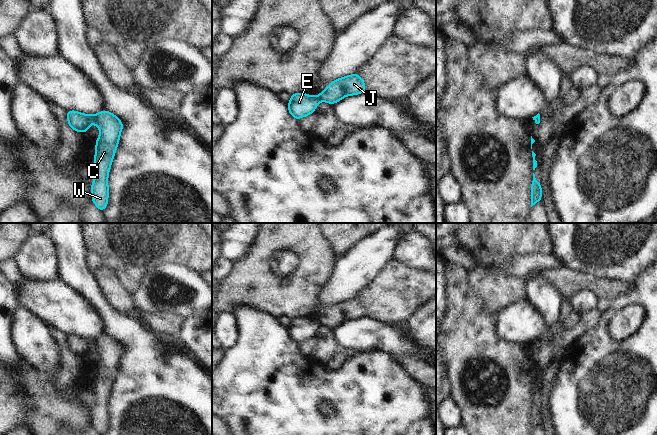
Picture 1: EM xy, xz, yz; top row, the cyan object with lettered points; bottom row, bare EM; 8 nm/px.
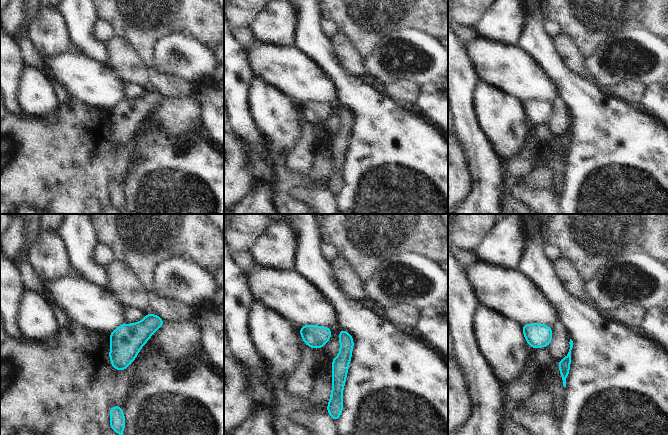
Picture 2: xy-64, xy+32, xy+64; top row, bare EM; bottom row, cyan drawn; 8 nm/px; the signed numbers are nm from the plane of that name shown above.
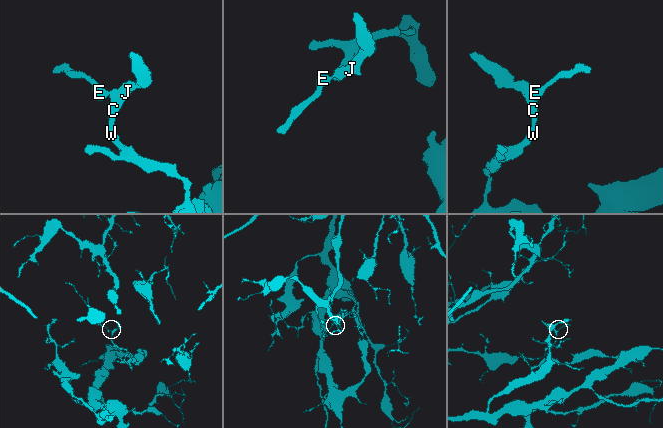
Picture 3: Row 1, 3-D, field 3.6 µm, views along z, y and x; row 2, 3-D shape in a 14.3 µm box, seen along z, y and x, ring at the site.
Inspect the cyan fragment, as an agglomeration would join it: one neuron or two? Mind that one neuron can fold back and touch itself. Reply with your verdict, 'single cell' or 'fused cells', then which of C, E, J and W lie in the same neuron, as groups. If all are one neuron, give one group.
fused cells; groups C J W / E

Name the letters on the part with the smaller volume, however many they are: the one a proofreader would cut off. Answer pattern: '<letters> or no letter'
E

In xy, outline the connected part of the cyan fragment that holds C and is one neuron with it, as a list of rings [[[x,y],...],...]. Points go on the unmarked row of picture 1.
[[[106,334],[95,339],[95,348],[100,353],[100,360],[95,375],[95,402],[91,409],[92,426],[100,435],[104,435],[108,428],[108,397],[114,378],[119,368],[120,357],[124,351],[121,344]]]

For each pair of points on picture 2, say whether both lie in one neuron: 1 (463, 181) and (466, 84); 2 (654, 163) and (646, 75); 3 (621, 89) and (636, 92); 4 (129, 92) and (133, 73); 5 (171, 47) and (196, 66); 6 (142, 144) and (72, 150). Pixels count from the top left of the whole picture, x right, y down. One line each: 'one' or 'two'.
1: two
2: two
3: one
4: two
5: one
6: two

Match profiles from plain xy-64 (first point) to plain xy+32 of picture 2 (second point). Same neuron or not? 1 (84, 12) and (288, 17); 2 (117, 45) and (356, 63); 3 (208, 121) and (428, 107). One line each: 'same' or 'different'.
1: different
2: same
3: same

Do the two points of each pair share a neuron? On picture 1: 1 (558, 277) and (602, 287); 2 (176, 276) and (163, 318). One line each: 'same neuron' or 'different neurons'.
1: same neuron
2: different neurons

